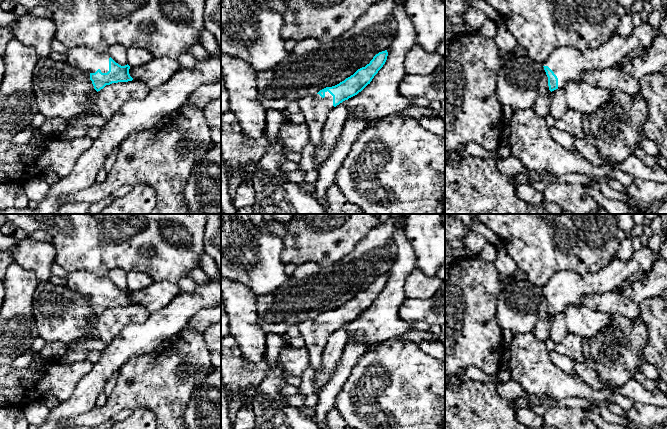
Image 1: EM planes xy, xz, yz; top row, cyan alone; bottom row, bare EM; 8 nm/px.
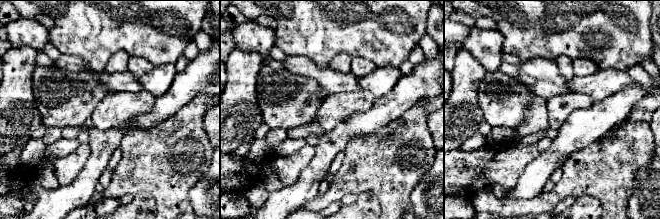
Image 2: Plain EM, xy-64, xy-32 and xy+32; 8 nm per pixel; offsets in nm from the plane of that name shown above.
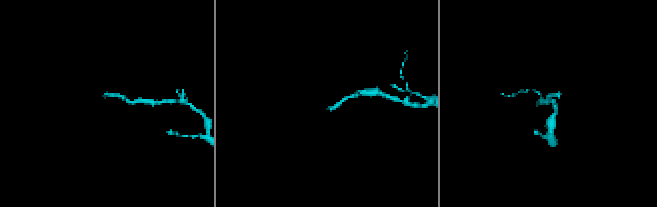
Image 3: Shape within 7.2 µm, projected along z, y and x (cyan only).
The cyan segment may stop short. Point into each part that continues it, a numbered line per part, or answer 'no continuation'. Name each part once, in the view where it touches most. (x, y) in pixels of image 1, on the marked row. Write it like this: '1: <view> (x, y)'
1: xy (86, 60)

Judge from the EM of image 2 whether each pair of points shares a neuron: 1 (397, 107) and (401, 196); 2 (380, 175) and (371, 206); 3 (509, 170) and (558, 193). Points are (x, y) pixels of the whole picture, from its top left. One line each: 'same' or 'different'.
1: different
2: different
3: different

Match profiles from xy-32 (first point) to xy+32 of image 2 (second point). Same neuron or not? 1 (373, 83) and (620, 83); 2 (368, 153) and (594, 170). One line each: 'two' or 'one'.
1: one
2: one

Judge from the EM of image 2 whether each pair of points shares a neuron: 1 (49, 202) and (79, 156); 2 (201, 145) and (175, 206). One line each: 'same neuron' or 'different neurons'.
1: different neurons
2: same neuron

